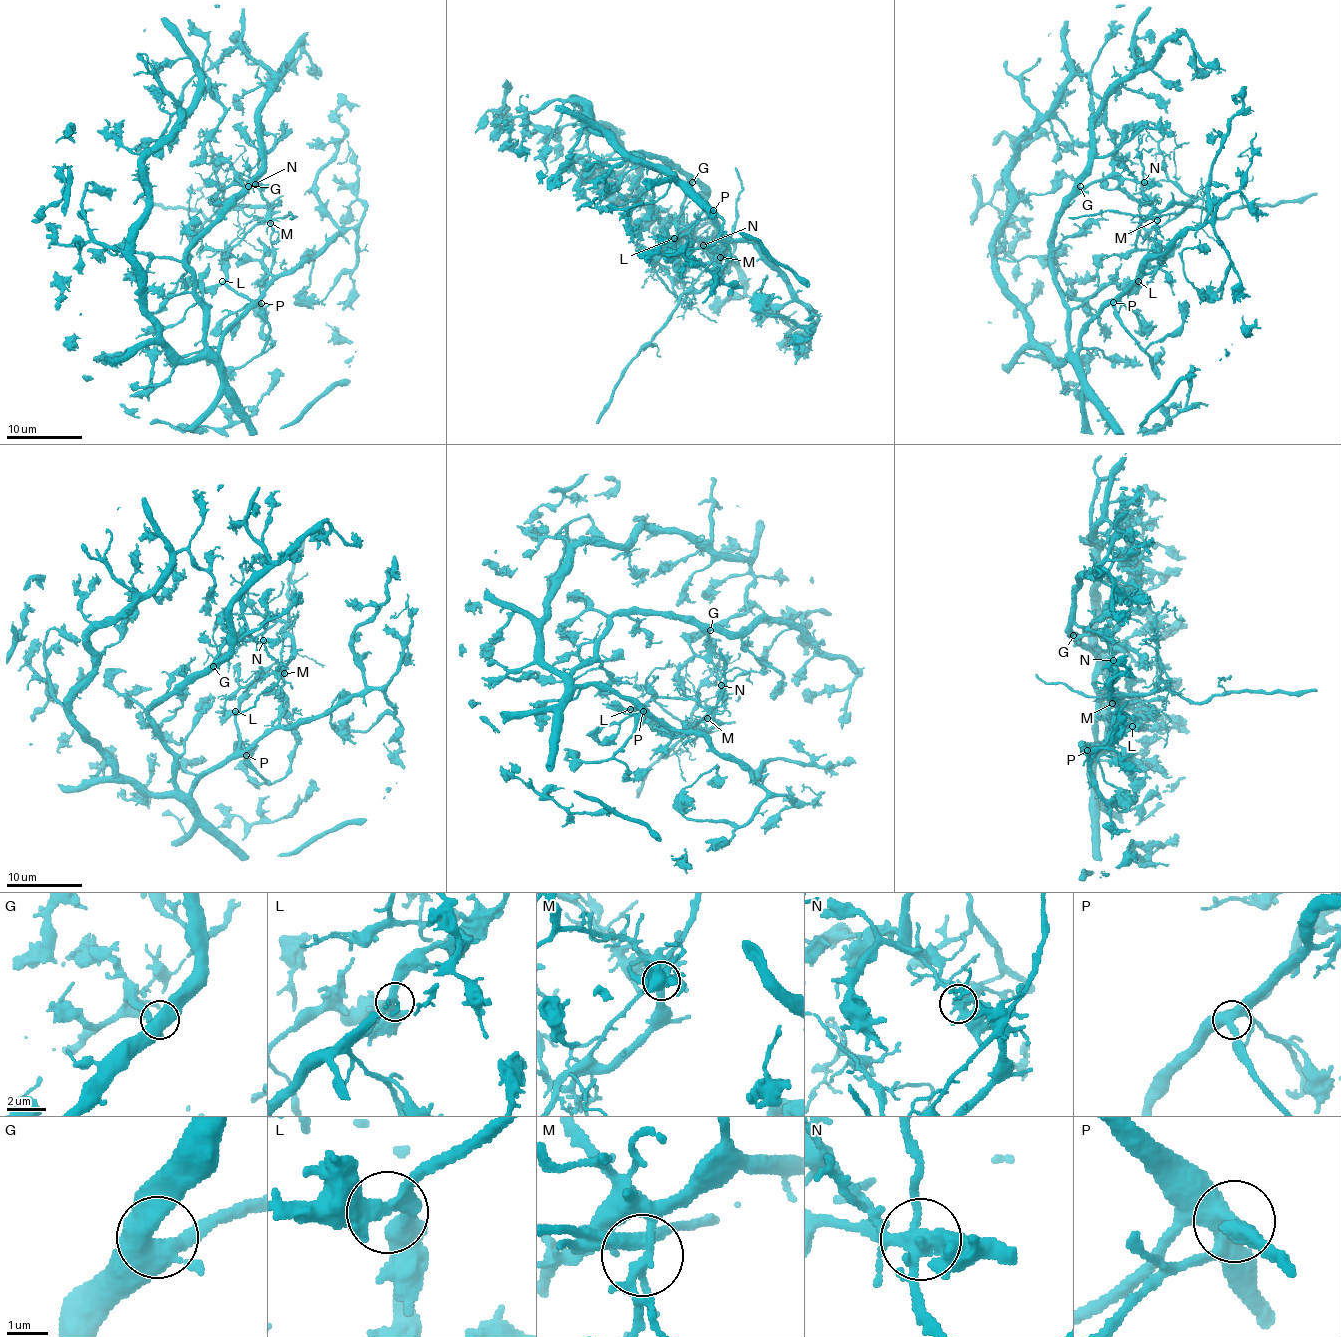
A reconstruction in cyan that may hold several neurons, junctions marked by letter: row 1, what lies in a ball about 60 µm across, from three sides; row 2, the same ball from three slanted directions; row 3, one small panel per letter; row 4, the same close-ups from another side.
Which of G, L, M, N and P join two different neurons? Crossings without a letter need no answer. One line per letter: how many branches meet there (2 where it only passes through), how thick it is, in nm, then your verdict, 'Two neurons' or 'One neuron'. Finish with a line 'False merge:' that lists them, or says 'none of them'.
G: Branches: 4. Thickness 550 nm. One neuron
L: Branches: 4. Thickness 320 nm. One neuron
M: Branches: 5. Thickness 320 nm. One neuron
N: Branches: 7. Thickness 360 nm. Two neurons
P: Branches: 4. Thickness 440 nm. One neuron
False merge: N

